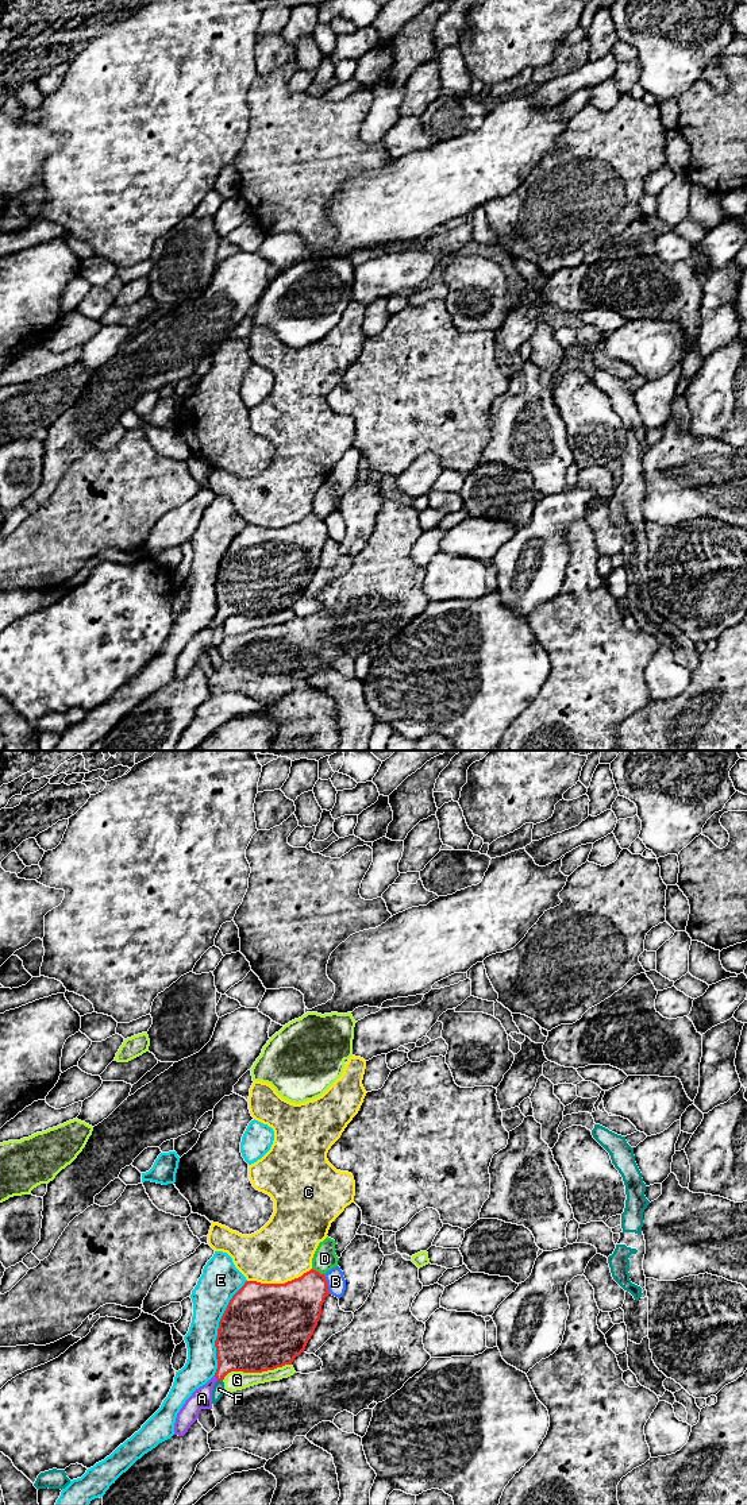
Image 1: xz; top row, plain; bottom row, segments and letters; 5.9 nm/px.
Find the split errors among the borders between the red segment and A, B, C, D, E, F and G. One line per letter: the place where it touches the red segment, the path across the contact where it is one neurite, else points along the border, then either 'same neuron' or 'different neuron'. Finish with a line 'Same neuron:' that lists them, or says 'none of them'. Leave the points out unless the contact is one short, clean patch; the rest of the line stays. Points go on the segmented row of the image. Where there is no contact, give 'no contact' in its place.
A: contact xz (216, 1378); way xz (241, 1345), (216, 1378), (210, 1384), (201, 1399); same neuron
B: contact xz (326, 1284); different neuron
C: contact xz (278, 1284); different neuron
D: contact xz (318, 1272); different neuron
E: contact xz (219, 1327); different neuron
F: contact xz (220, 1380); different neuron
G: contact xz (255, 1372); different neuron
Same neuron: A

